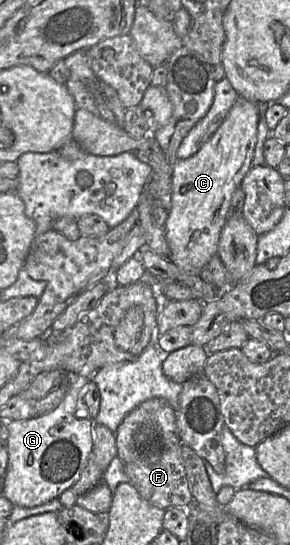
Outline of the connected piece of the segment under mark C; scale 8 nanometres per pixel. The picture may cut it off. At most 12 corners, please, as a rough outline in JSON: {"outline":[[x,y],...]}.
{"outline":[[237,98],[172,165],[169,260],[199,275],[252,167],[259,105]]}

